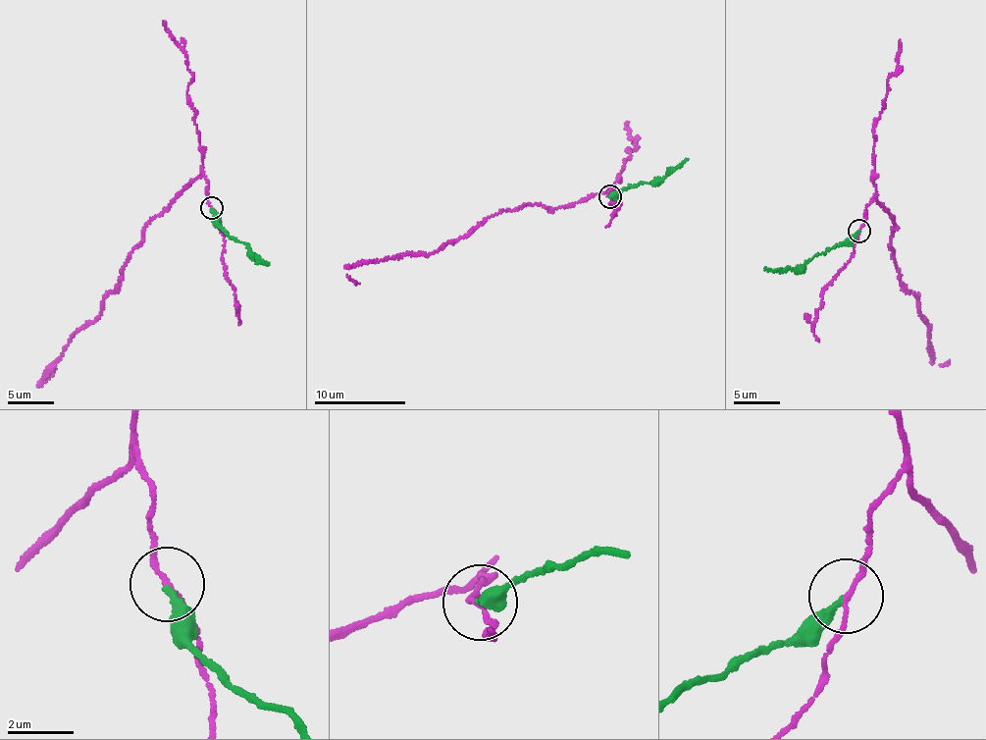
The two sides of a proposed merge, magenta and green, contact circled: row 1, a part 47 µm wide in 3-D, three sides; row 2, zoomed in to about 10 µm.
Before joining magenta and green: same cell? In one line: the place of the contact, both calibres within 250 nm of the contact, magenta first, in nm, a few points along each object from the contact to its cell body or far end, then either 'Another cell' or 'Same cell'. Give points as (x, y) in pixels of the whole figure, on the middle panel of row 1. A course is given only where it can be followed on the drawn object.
Place: (610, 196). Thickness 140 nm (magenta) against 240 nm. Course of magenta: (609, 197), (614, 190), (548, 210), (523, 204), (490, 217), (437, 252), (346, 269), (346, 277), (359, 284). Course of green: (609, 197), (632, 185), (658, 183), (688, 159). Another cell

